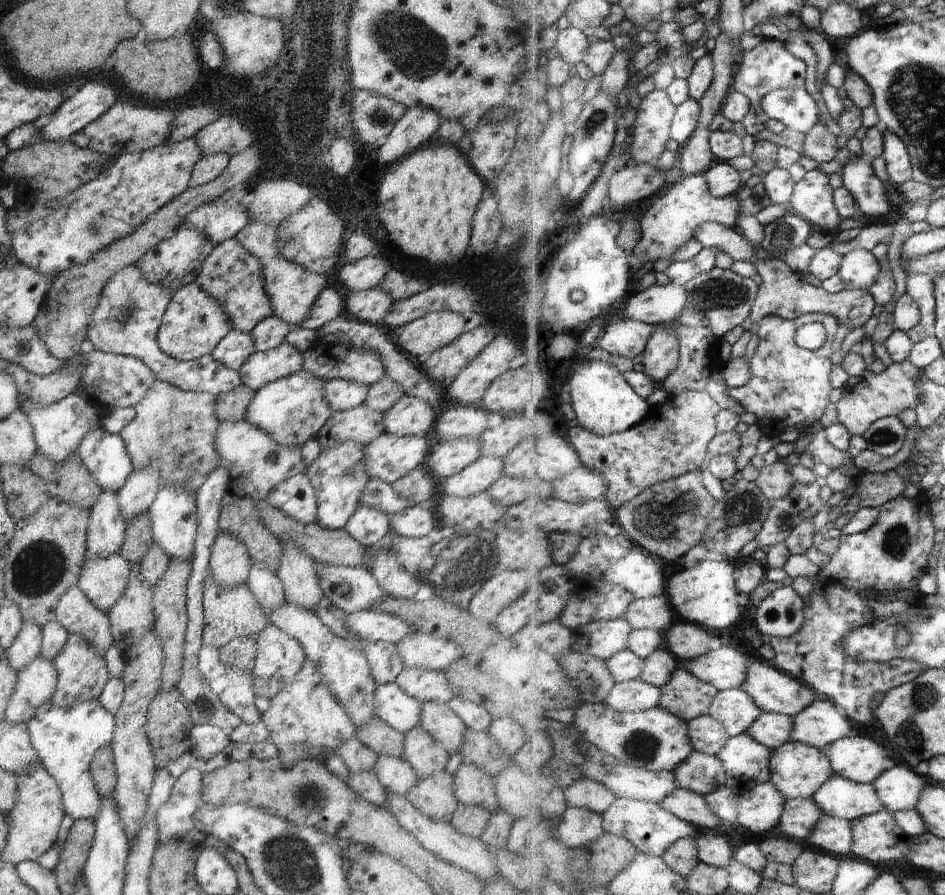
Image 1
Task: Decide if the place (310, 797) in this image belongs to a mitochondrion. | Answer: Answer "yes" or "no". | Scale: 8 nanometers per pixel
yes

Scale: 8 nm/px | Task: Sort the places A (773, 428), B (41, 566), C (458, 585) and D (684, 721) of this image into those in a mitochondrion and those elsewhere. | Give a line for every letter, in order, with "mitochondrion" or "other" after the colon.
A: other
B: mitochondrion
C: mitochondrion
D: other

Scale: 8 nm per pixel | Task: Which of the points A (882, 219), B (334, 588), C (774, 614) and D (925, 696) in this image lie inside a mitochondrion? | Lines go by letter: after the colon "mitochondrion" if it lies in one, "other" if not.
A: other
B: other
C: mitochondrion
D: mitochondrion

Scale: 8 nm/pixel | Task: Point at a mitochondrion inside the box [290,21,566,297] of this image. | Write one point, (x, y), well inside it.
(379, 118)

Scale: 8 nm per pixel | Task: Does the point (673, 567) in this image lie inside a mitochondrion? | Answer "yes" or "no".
no

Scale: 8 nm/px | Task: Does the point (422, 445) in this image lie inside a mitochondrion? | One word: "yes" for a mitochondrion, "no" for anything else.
no

